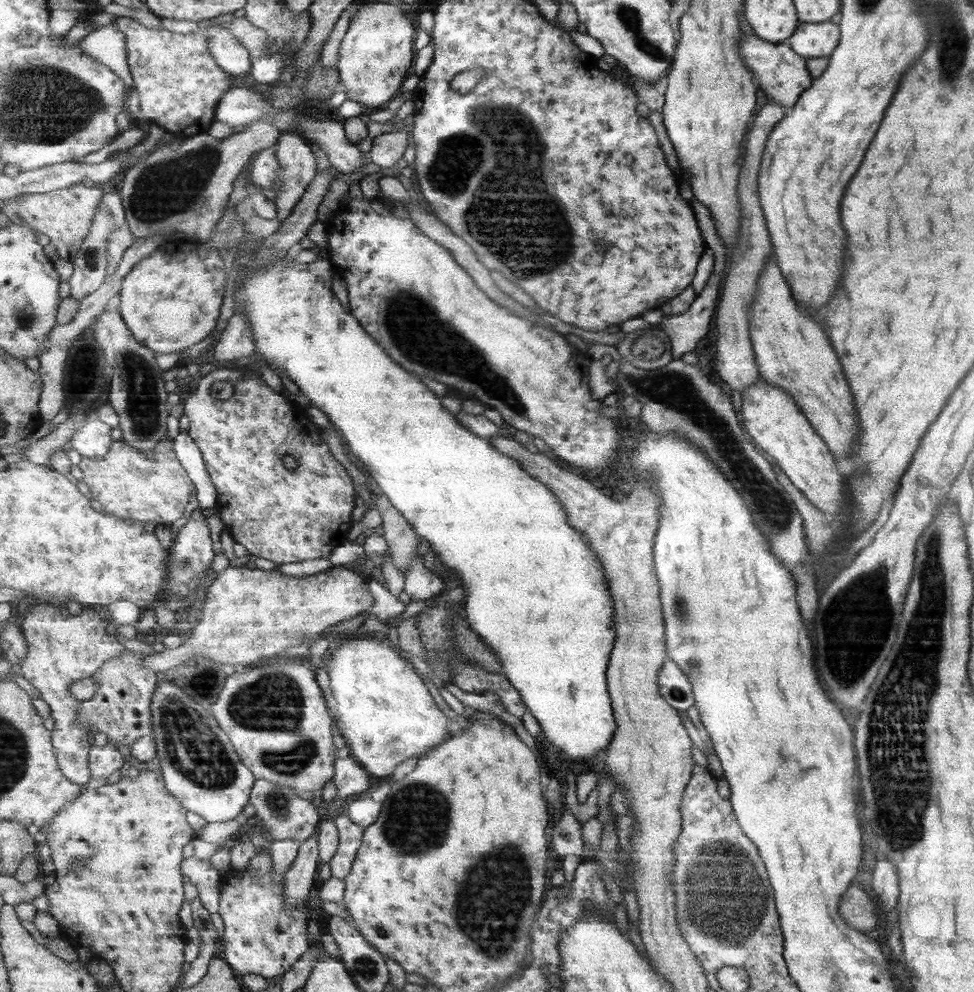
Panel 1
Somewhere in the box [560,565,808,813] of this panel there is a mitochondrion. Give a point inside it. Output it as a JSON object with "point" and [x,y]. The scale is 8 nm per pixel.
{"point":[678,604]}

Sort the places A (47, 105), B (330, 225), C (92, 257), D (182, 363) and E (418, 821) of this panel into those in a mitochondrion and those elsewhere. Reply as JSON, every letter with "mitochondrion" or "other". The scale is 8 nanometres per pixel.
{"A":"mitochondrion","B":"other","C":"mitochondrion","D":"other","E":"mitochondrion"}

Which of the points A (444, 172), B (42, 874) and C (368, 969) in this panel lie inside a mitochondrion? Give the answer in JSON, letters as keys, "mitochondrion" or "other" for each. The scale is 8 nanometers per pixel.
{"A":"mitochondrion","B":"other","C":"mitochondrion"}

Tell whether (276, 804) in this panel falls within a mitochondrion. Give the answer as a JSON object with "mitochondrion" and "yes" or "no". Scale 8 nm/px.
{"mitochondrion":"yes"}

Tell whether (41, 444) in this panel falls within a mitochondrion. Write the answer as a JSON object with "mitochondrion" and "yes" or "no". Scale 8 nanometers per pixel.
{"mitochondrion":"no"}

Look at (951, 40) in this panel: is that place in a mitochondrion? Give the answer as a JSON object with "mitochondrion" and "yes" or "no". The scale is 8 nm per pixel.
{"mitochondrion":"yes"}

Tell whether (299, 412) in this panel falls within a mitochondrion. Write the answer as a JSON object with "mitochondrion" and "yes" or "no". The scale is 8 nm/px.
{"mitochondrion":"no"}

